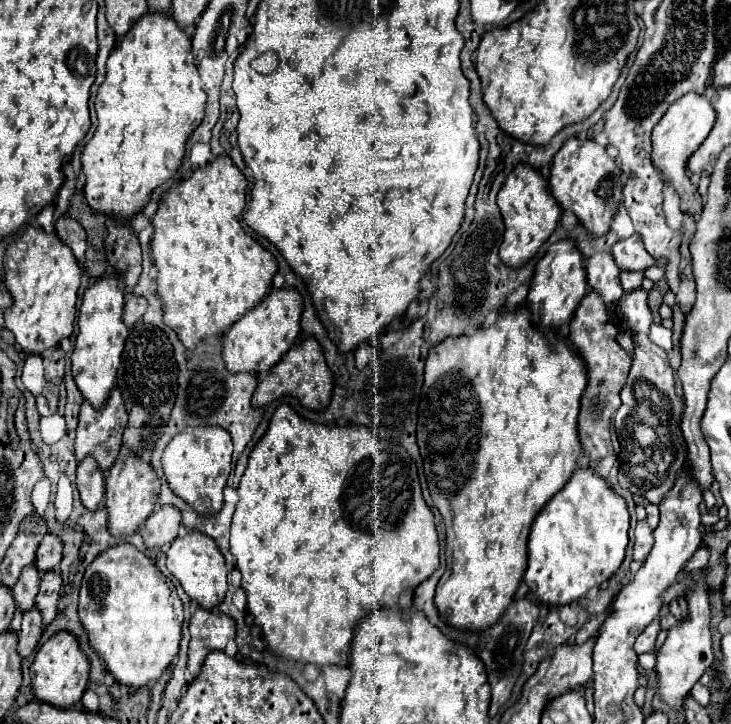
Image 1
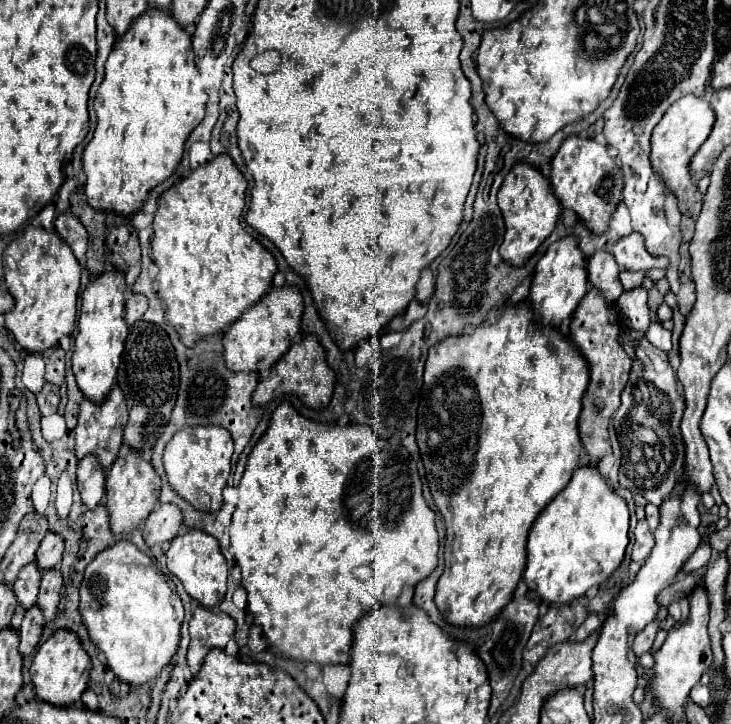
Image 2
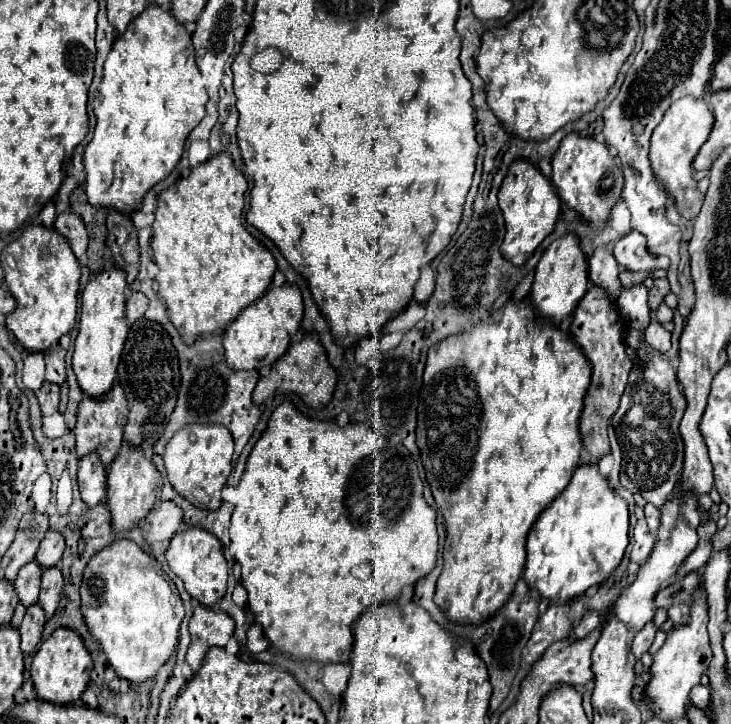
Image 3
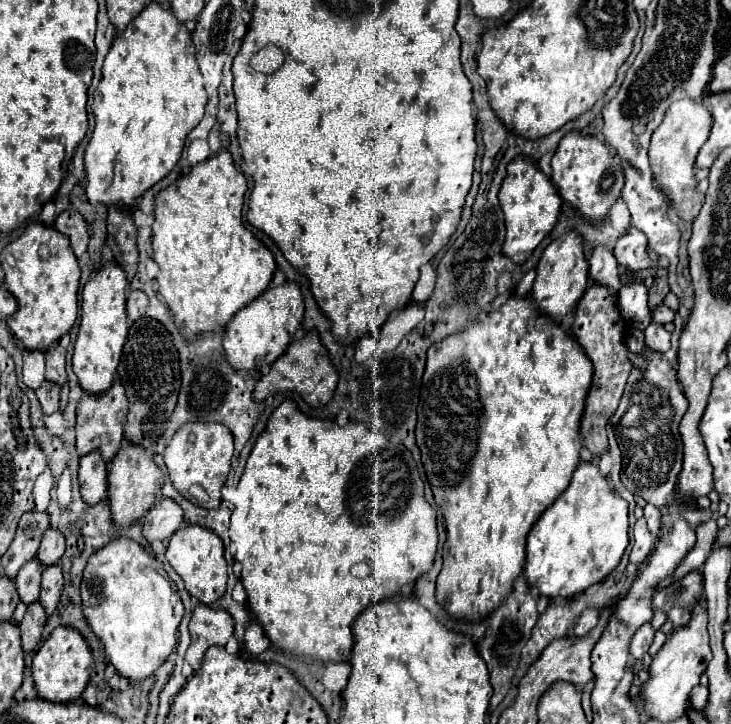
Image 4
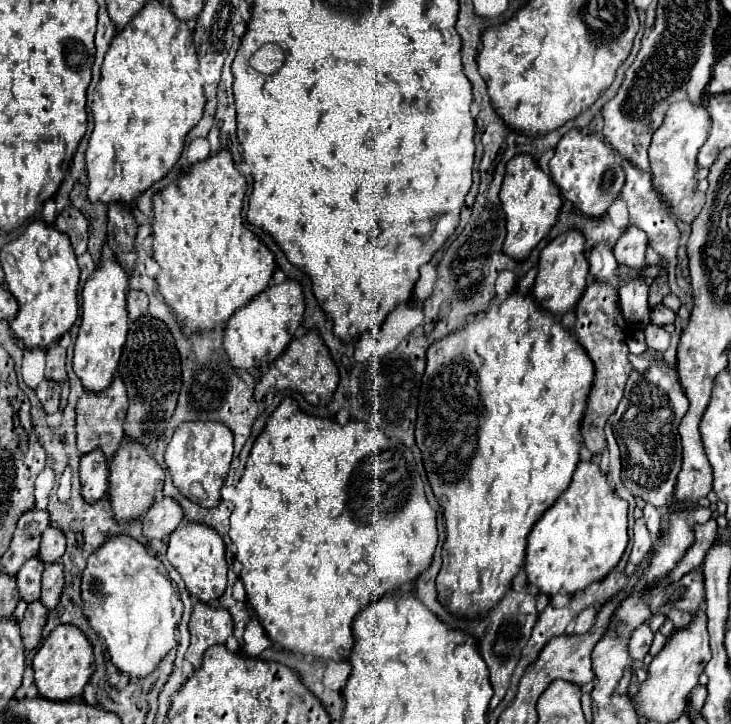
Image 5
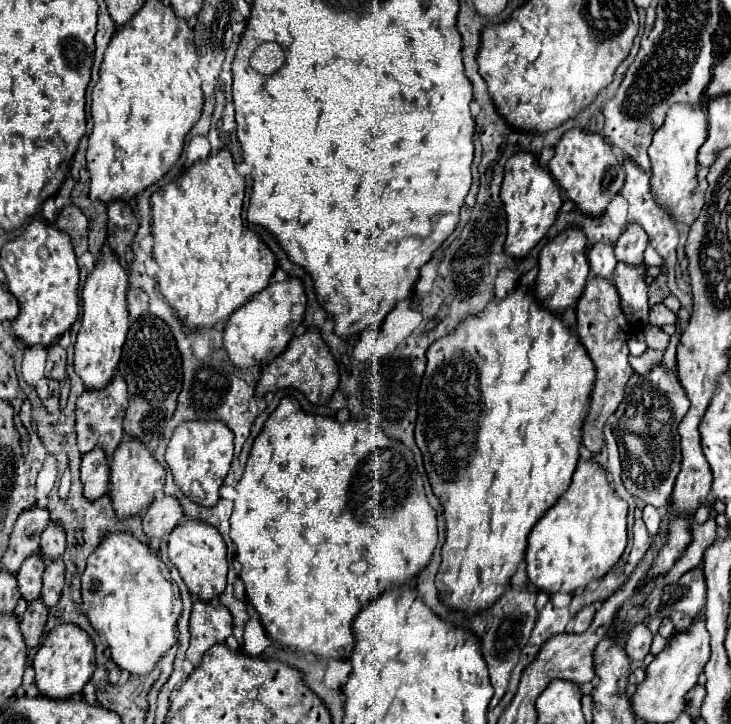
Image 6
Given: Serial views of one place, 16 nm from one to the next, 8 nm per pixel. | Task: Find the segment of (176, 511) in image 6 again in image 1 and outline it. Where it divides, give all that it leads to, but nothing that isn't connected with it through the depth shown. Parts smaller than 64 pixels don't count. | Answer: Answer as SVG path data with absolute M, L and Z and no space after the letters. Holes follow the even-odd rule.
M158 506L146 520L140 534L148 548L170 544L178 536L180 528L180 510L172 506Z

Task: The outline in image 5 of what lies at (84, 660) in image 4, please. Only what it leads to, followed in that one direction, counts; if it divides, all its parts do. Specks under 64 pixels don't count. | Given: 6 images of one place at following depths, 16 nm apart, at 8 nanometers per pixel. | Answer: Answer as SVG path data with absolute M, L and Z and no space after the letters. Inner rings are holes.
M62 624L56 626L50 636L42 642L40 650L36 652L32 660L34 668L34 682L44 698L52 700L66 700L82 694L82 688L90 680L94 672L94 648L92 642L78 630L72 628L72 624Z

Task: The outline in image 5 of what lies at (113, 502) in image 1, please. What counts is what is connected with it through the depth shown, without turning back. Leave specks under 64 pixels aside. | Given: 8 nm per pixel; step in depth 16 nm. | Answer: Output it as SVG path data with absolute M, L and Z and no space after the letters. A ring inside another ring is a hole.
M124 438L120 448L116 450L116 456L110 460L110 488L108 498L112 502L114 516L122 522L138 518L150 508L150 504L156 500L156 494L164 486L164 468L158 466L158 462L148 454L148 450L142 444L136 444L136 440Z

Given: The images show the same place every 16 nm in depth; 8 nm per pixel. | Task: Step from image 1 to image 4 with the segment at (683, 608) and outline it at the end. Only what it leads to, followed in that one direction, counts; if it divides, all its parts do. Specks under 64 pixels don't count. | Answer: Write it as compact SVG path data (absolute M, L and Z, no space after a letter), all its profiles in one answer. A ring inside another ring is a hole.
M672 608L672 610L668 612L668 618L674 622L676 628L682 628L682 626L688 624L690 612L688 612L688 610L682 610L682 608Z

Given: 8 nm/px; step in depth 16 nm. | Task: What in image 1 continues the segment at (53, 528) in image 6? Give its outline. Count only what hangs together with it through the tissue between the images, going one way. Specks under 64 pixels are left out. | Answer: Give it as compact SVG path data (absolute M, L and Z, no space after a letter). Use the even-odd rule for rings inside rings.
M48 532L38 546L38 552L36 552L38 570L42 570L42 572L54 570L62 560L62 550L64 550L64 544L62 544L60 536Z

